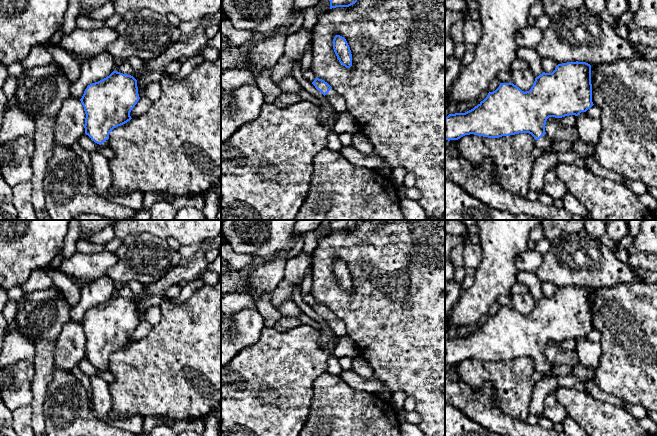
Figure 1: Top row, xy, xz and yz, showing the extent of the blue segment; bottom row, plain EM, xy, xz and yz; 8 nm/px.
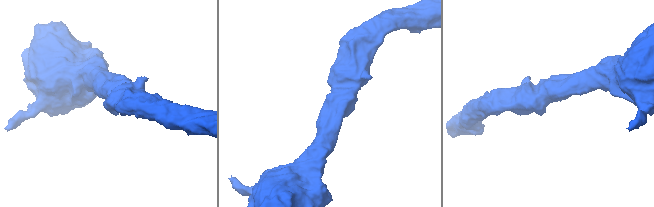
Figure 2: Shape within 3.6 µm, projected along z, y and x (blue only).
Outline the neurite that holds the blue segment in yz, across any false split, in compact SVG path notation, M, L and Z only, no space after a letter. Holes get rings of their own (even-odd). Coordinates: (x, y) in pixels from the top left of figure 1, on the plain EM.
M568 286L558 288L552 297L543 296L535 302L529 315L522 315L513 307L500 307L499 311L489 316L487 321L473 333L465 337L449 338L445 341L445 364L458 364L465 359L478 359L488 362L498 362L519 357L529 357L535 363L535 370L543 375L553 368L545 356L546 345L549 341L562 342L569 339L580 339L593 330L591 289L586 286Z

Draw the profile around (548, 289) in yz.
M542 282L541 283L541 291L545 297L552 297L555 292L557 291L557 287L549 282Z

